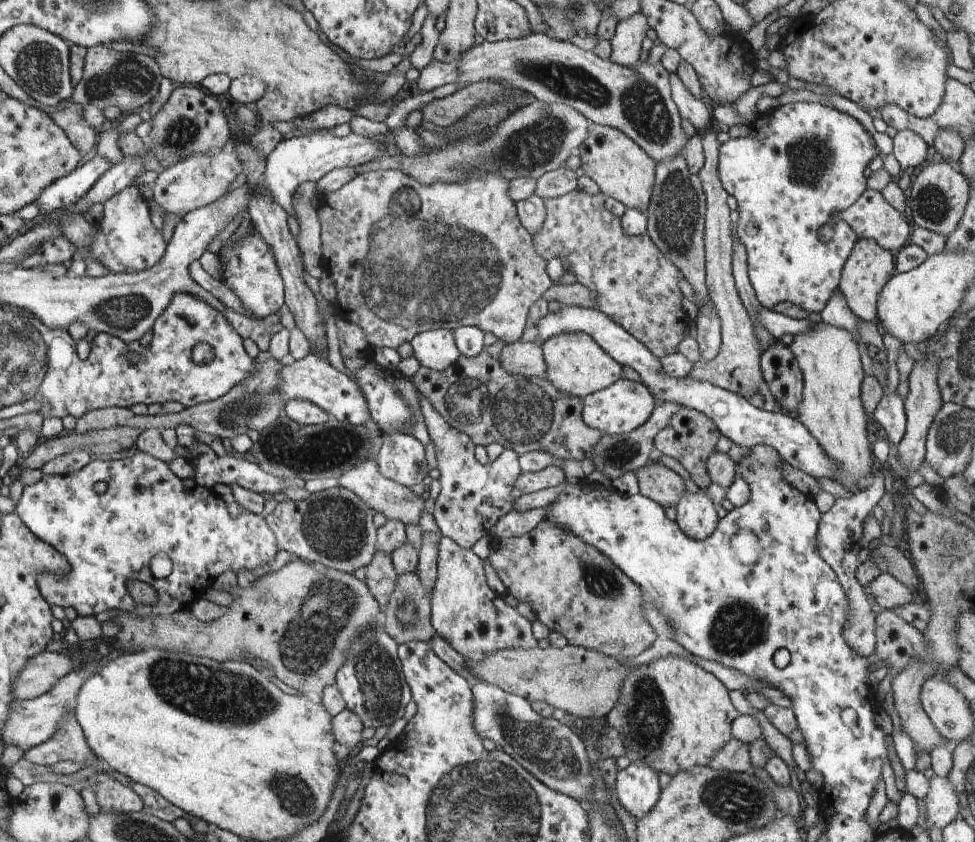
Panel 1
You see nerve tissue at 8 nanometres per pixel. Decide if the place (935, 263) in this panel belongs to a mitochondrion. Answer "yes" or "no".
no

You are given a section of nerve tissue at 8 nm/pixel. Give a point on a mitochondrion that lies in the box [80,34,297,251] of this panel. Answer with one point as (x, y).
(128, 77)

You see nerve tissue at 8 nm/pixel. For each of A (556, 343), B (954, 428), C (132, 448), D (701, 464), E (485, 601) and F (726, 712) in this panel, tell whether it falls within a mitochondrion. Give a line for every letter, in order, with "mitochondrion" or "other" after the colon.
A: other
B: mitochondrion
C: other
D: other
E: other
F: other

